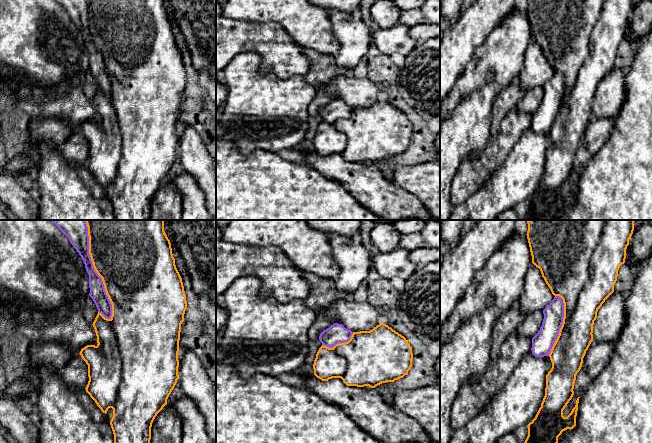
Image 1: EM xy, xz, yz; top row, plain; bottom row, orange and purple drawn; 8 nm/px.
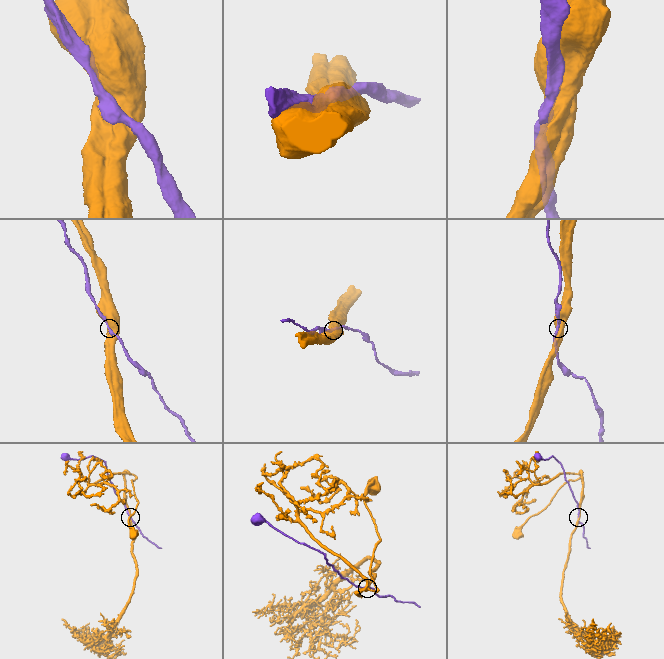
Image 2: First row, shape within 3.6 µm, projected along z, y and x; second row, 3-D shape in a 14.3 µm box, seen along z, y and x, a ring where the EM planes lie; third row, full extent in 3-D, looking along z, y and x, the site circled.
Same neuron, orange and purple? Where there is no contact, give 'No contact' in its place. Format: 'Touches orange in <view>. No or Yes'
Touches orange in xy. No

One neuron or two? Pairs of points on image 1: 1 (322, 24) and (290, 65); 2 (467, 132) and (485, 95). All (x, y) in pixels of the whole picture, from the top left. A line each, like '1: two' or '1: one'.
1: two
2: one

